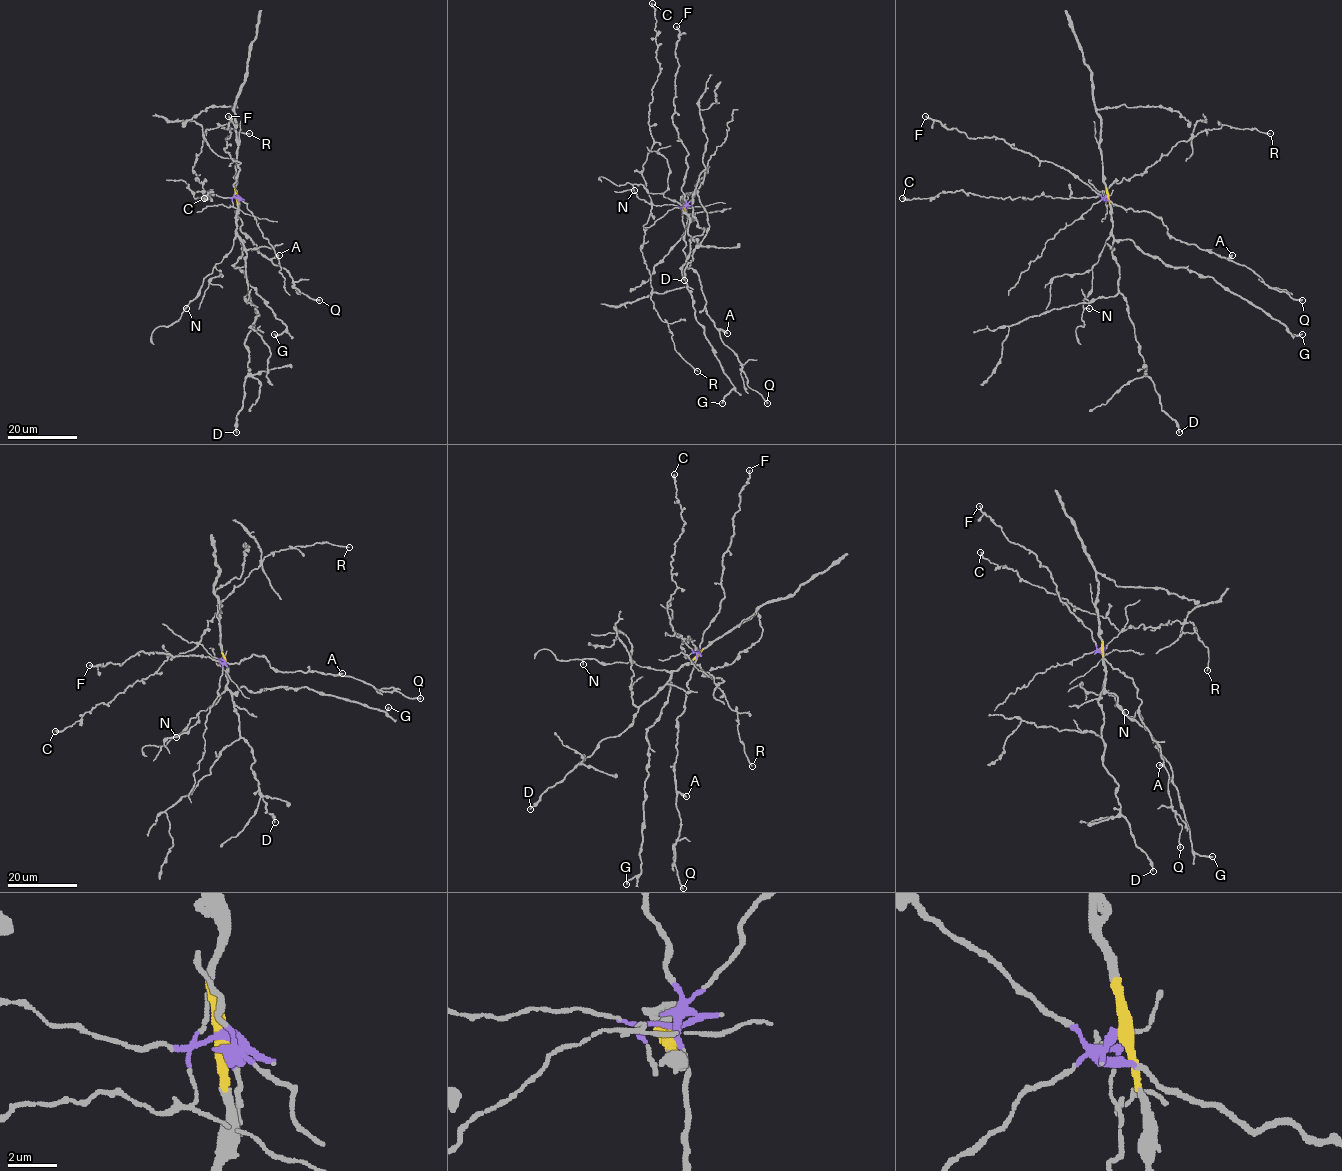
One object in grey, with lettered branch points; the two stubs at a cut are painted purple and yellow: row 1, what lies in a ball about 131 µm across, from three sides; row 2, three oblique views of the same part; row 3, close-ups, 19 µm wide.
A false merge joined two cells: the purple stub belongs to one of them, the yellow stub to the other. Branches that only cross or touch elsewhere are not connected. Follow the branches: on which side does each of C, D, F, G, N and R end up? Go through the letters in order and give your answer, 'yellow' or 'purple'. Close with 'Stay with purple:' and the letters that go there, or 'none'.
C: purple
D: yellow
F: purple
G: yellow
N: yellow
R: purple
Stay with purple: C, F, R

